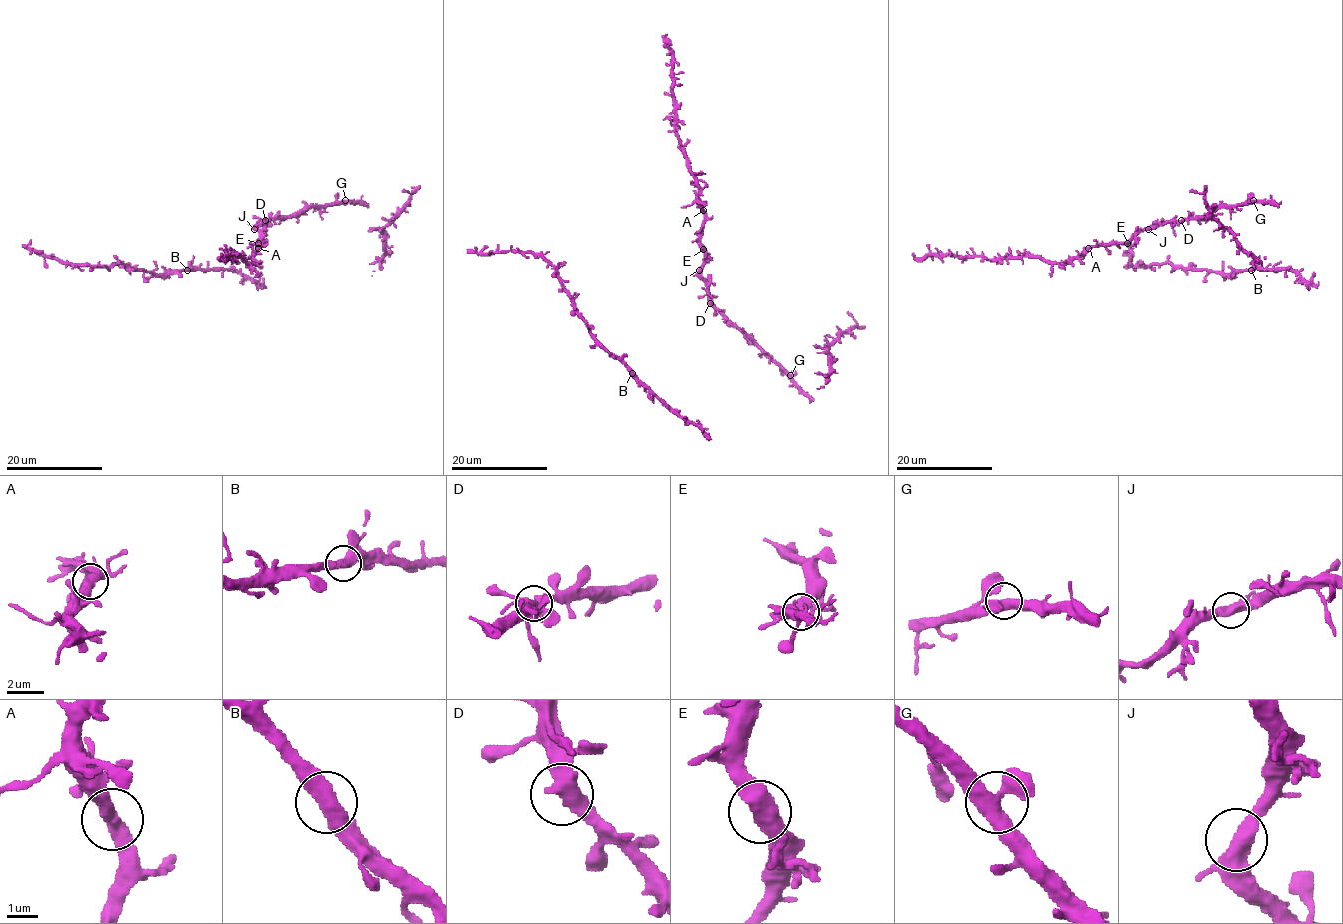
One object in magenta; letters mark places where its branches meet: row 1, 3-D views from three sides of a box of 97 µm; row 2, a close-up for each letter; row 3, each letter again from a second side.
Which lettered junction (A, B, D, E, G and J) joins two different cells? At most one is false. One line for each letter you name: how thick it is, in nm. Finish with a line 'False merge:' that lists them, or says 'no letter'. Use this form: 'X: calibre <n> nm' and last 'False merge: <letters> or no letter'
False merge: no letter

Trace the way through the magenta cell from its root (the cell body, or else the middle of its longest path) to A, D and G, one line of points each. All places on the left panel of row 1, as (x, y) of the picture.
A: (253, 218), (261, 220), (256, 226), (258, 248)
D: (253, 218), (265, 220)
G: (253, 218), (284, 219), (312, 207), (339, 205), (345, 200)

